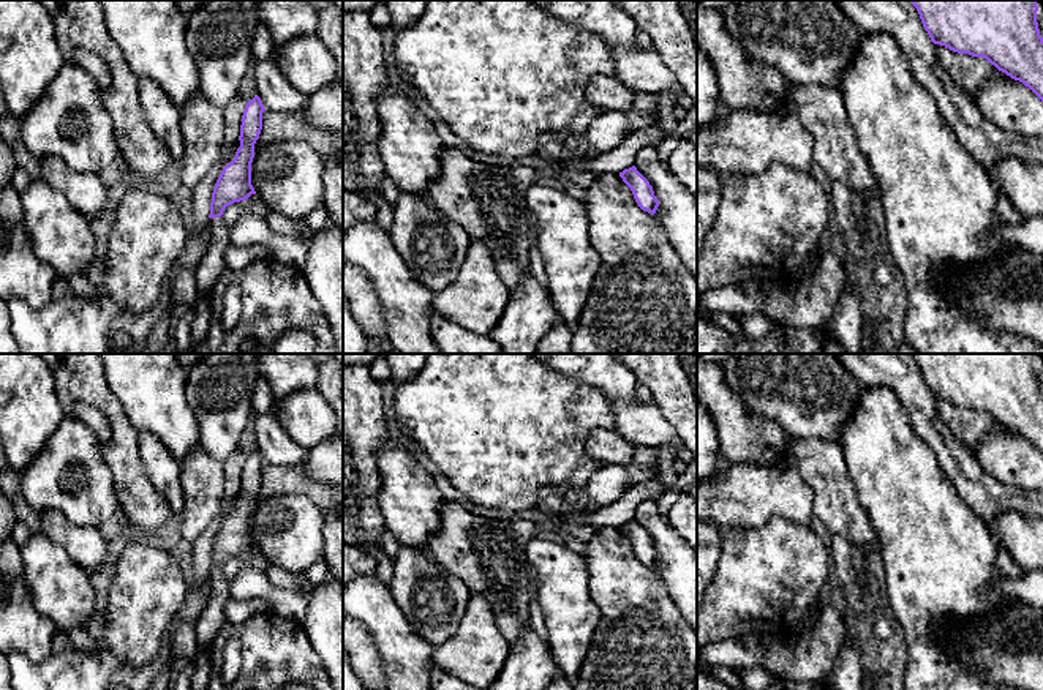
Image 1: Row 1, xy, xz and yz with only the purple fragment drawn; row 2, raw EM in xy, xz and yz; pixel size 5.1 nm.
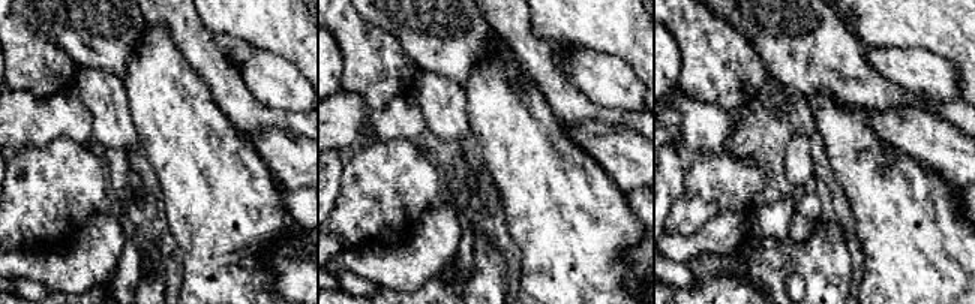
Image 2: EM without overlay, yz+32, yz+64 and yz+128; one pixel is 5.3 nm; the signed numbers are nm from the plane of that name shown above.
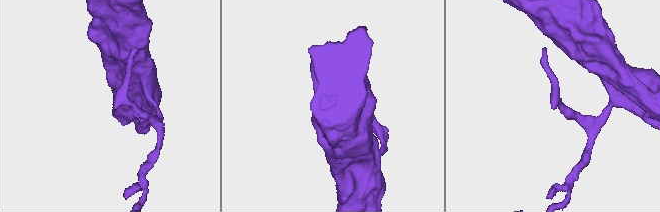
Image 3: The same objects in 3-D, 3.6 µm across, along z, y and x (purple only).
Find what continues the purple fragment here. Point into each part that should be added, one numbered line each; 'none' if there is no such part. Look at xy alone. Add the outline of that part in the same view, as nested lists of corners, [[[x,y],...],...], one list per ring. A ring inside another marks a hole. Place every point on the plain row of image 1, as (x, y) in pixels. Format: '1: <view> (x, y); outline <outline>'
1: xy (212, 618); outline [[[210,572],[210,594],[194,622],[198,647],[210,649],[217,635],[226,624],[226,603],[234,600],[229,592],[229,581],[221,572]]]

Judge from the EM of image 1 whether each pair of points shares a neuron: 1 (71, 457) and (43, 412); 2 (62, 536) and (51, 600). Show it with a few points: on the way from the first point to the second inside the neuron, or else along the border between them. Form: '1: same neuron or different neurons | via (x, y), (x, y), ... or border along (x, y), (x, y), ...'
1: different neurons | border along (65, 416), (32, 460)
2: different neurons | border along (41, 531), (86, 572)

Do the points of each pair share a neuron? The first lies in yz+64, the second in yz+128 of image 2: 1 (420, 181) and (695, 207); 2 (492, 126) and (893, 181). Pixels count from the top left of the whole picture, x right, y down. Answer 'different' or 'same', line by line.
1: same
2: same

